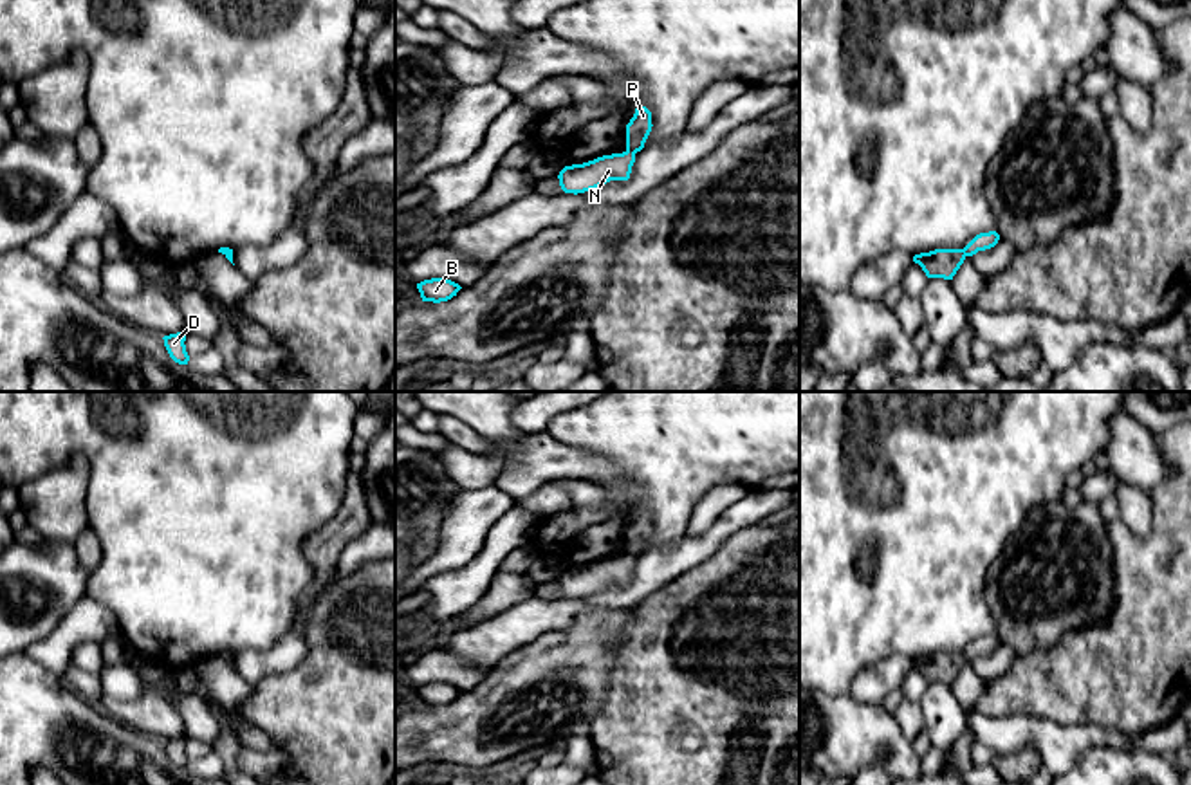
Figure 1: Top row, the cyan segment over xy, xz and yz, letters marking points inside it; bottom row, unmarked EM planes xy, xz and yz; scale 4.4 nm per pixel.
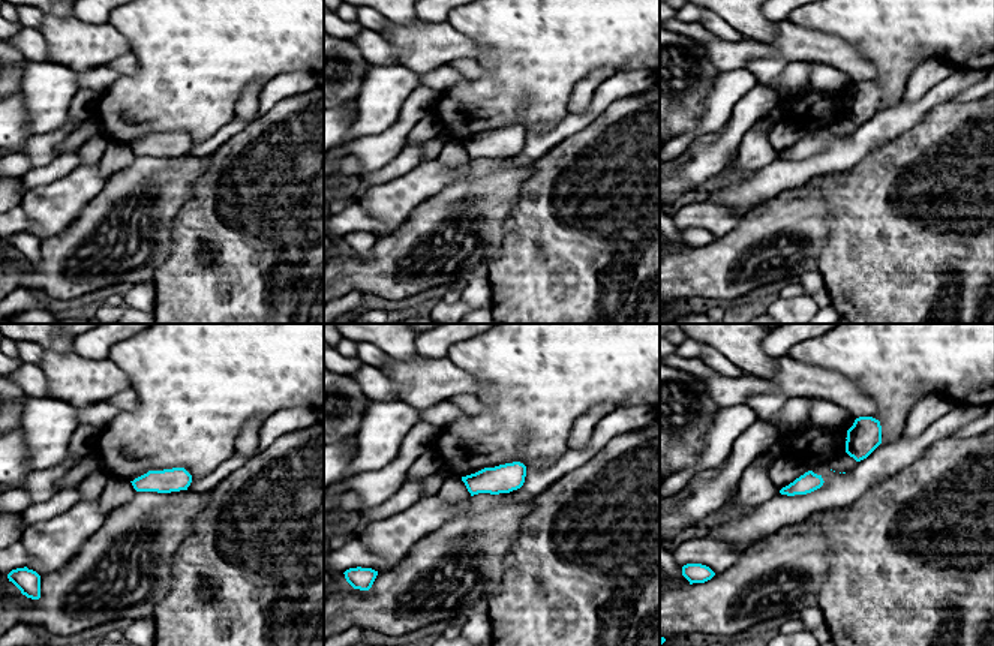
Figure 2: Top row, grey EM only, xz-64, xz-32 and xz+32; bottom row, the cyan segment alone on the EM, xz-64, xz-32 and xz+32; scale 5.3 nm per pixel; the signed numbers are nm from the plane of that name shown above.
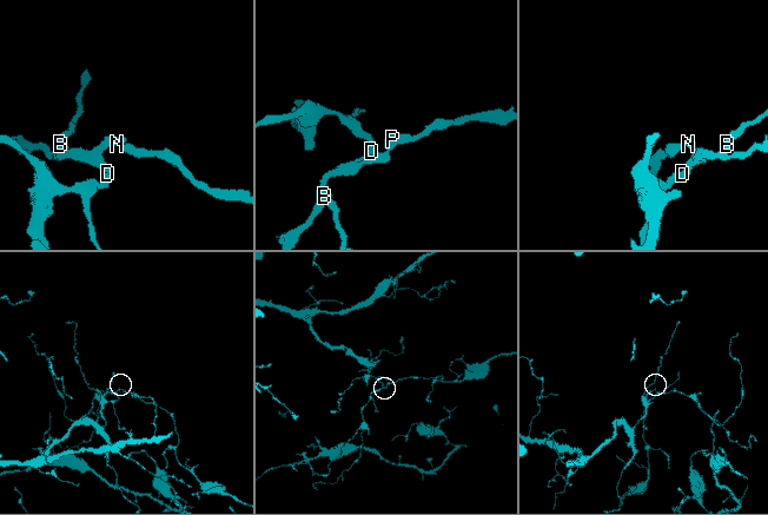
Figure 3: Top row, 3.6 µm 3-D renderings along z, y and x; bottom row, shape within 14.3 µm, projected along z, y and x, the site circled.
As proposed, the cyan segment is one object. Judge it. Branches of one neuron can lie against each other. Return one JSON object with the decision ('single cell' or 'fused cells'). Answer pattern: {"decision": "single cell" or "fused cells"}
{"decision": "fused cells"}

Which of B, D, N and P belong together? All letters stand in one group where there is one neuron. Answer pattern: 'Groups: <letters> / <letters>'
Groups: B D N / P

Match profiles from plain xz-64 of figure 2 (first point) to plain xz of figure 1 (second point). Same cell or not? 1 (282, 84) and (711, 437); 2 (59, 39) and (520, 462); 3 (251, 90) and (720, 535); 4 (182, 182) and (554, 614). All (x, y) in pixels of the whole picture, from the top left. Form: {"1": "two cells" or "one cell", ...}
{"1": "two cells", "2": "one cell", "3": "two cells", "4": "two cells"}

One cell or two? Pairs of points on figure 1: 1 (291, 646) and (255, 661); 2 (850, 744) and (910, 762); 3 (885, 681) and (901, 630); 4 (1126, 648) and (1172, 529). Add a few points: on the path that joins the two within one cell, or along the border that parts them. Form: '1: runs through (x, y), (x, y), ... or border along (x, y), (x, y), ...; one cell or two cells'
1: runs through (282, 655), (264, 661); one cell
2: runs through (865, 740), (888, 740), (895, 748); one cell
3: border along (912, 659), (888, 655), (867, 664), (856, 675); two cells
4: runs through (1155, 619), (1172, 603), (1172, 558); one cell

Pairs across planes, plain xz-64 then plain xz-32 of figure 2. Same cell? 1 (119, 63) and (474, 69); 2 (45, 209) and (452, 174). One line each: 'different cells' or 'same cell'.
1: same cell
2: same cell

